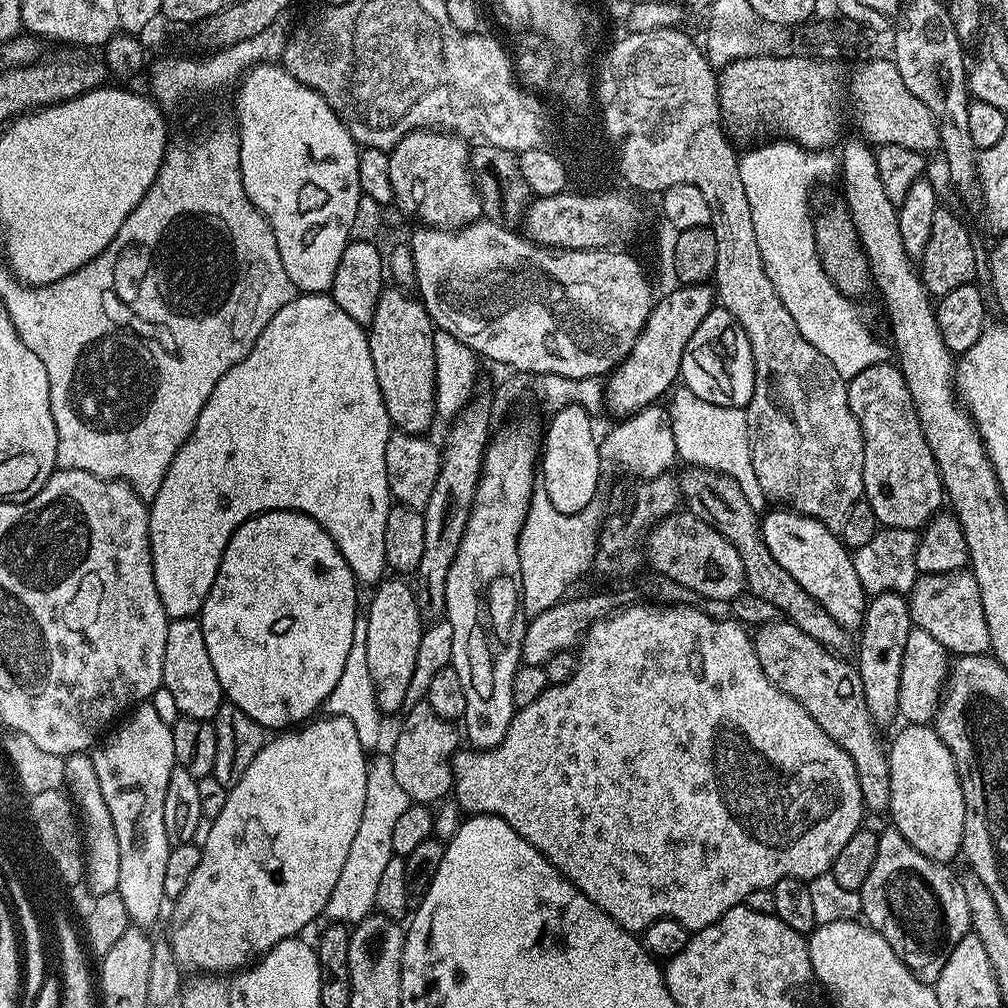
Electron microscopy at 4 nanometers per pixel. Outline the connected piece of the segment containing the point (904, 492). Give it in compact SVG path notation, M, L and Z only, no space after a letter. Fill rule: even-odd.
M895 363L868 364L862 374L847 381L850 410L862 430L864 439L864 465L862 482L864 483L863 499L874 510L877 525L885 528L923 529L924 525L941 511L946 500L944 483L940 481L940 472L936 469L936 460L932 457L930 446L922 434L910 390Z

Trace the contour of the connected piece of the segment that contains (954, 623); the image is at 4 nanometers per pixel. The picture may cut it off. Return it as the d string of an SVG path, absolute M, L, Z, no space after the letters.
M971 571L920 576L908 596L908 605L913 625L942 642L953 657L982 656L989 651L990 634L986 630L986 614L982 614L982 594L978 594L978 582Z

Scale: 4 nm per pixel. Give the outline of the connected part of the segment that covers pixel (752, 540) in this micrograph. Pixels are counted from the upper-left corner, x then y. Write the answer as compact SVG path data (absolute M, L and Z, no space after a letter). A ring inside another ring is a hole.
M695 469L688 470L684 476L681 475L681 495L683 496L687 509L693 516L699 517L706 523L711 525L712 528L718 530L738 551L738 556L742 560L745 587L747 591L758 598L763 598L767 603L774 605L779 613L782 613L787 619L792 621L792 624L798 626L804 634L808 634L814 638L815 641L822 645L826 645L827 648L835 652L845 651L844 648L850 640L850 634L822 608L820 603L814 602L810 594L806 594L806 590L802 589L802 586L798 585L798 582L794 578L790 577L782 566L778 565L778 562L774 560L773 554L766 547L766 542L762 538L760 528L760 516L757 510L752 508L748 499L742 494L739 486L733 481L733 479L715 472L713 470Z

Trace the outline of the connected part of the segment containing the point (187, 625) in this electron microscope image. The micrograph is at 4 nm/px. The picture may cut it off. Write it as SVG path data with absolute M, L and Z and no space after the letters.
M187 616L169 623L166 630L162 688L165 693L168 691L168 696L180 716L215 721L220 705L225 703L226 697L218 682L218 674L214 674L214 665L210 663L210 654L206 651L206 638L202 638L199 619Z

